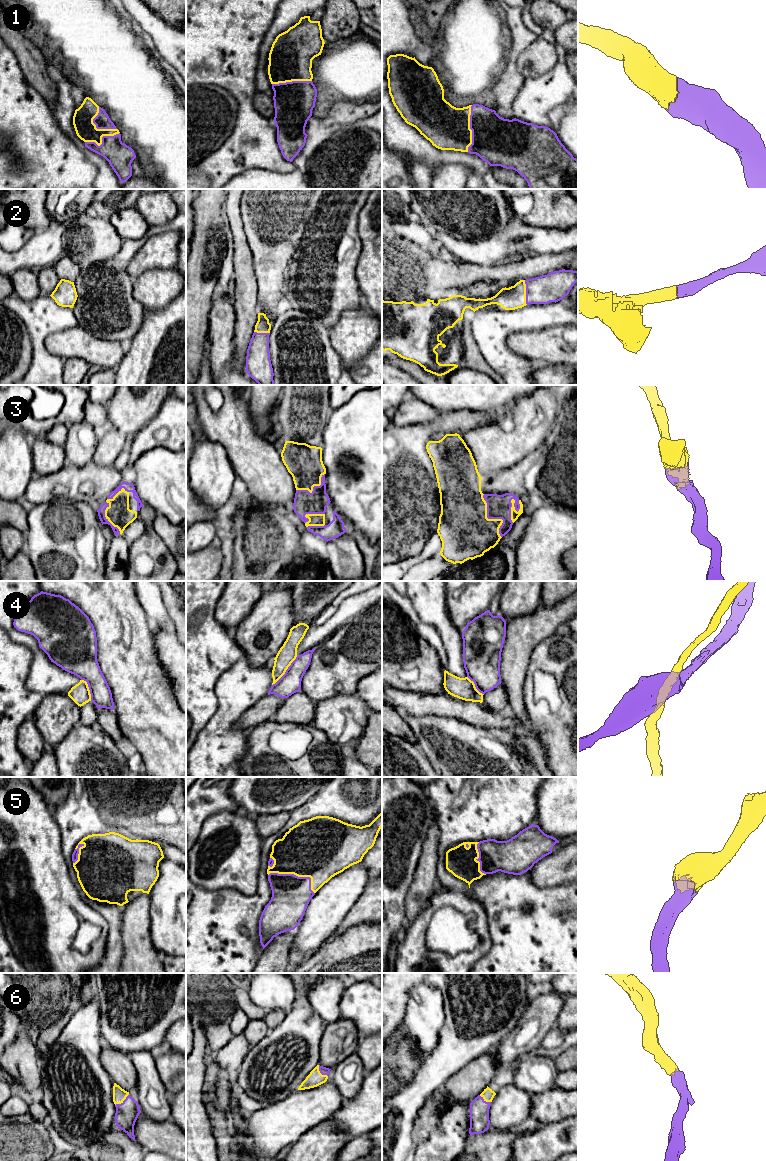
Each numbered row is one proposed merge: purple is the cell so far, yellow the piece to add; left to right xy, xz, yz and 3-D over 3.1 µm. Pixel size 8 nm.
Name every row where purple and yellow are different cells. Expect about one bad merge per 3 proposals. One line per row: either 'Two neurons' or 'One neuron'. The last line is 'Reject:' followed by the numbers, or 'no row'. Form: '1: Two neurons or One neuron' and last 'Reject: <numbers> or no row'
1: One neuron
2: One neuron
3: One neuron
4: Two neurons
5: One neuron
6: One neuron
Reject: 4

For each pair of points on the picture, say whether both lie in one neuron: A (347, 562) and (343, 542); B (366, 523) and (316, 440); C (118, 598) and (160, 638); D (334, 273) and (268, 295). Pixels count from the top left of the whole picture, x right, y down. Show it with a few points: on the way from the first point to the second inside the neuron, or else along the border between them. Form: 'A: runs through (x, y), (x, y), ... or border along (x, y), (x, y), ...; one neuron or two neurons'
A: runs through (344, 557), (344, 547); one neuron
B: border along (327, 423), (323, 432), (321, 447); two neurons
C: border along (153, 632), (153, 641), (157, 655); two neurons
D: border along (286, 280), (282, 296); two neurons

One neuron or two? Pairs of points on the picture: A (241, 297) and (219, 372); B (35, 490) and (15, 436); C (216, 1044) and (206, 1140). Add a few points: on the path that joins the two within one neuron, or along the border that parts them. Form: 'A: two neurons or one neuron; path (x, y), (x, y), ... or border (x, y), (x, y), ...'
A: two neurons; border (232, 301), (235, 314), (234, 339)
B: two neurons; border (34, 473), (23, 496)
C: two neurons; border (205, 1029), (205, 1049), (207, 1051)

